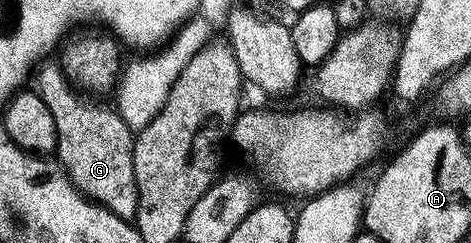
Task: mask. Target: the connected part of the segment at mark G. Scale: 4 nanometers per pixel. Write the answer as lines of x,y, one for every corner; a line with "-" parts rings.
50,61
39,65
34,86
55,121
57,161
69,172
74,186
82,194
108,207
114,215
133,219
139,202
134,166
135,133
119,112
82,95
65,77
59,63

